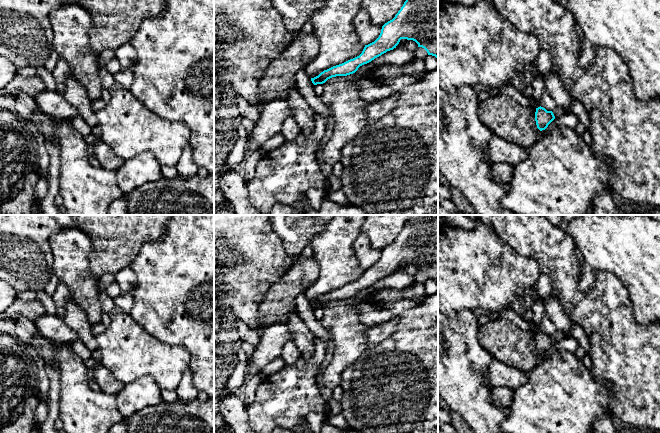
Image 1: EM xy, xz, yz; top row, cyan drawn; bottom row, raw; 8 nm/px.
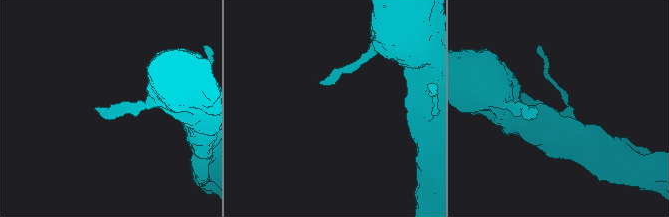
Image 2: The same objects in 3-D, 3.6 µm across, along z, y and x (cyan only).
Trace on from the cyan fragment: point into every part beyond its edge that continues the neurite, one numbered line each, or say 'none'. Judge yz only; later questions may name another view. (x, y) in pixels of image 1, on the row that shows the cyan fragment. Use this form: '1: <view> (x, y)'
1: yz (557, 111)

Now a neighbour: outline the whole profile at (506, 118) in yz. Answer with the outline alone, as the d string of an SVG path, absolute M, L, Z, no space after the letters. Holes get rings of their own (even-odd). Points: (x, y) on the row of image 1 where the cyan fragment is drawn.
M504 94L480 101L478 106L478 118L493 135L522 148L532 146L538 139L535 112L535 108L523 106Z

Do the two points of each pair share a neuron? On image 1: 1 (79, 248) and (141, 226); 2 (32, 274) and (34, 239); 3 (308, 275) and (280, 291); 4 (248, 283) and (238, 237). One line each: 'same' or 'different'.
1: different
2: same
3: same
4: same

